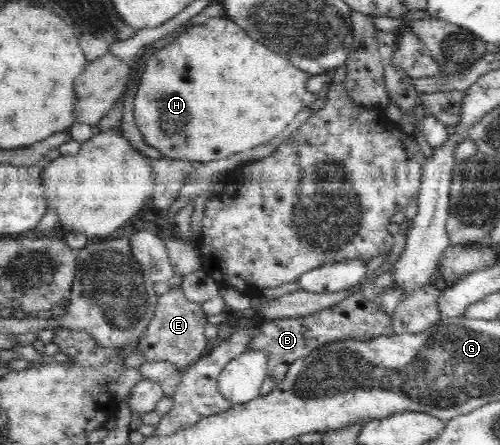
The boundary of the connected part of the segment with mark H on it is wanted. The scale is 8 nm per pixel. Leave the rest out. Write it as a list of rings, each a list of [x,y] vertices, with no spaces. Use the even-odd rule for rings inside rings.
[[[227,17],[194,25],[146,59],[134,100],[143,140],[163,157],[195,164],[254,149],[282,133],[299,111],[310,75],[254,41]]]

